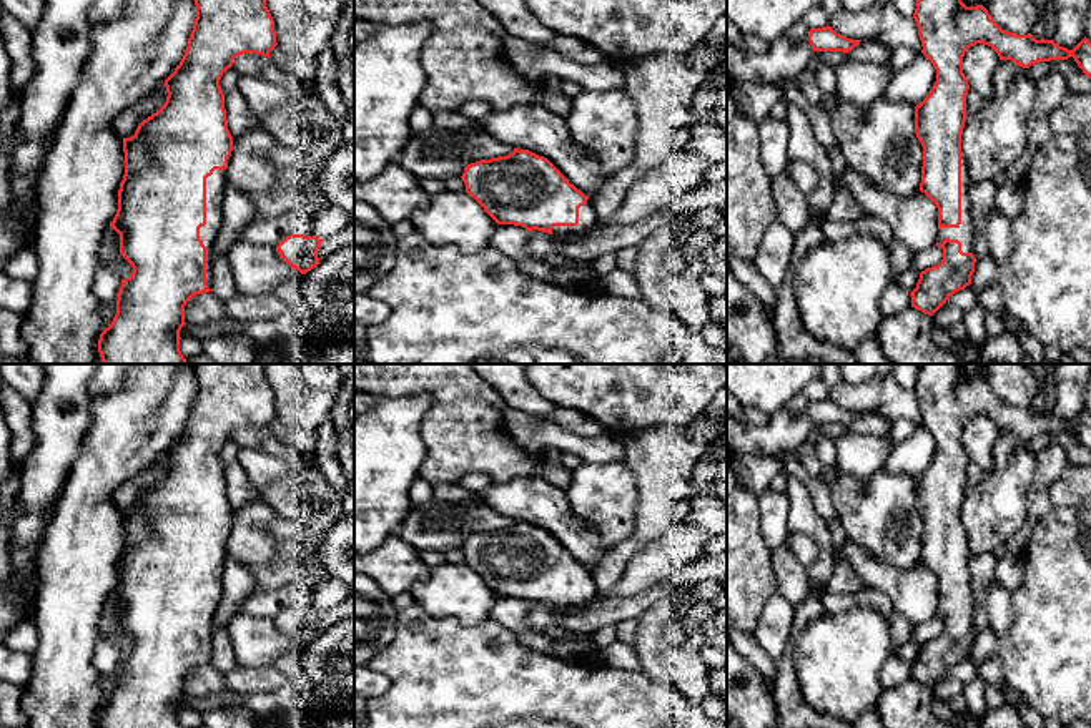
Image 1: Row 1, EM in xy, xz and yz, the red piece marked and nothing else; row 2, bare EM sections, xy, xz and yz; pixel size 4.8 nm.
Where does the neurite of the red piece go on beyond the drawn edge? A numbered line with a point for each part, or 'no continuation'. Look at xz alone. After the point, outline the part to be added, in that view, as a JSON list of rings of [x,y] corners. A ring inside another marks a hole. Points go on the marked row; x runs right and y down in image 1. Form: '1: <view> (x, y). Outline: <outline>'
1: xz (587, 220). Outline: [[[587,199],[585,204],[579,208],[579,224],[577,226],[554,226],[552,234],[555,236],[584,234],[599,224],[600,221],[595,214],[595,209],[590,199]]]

